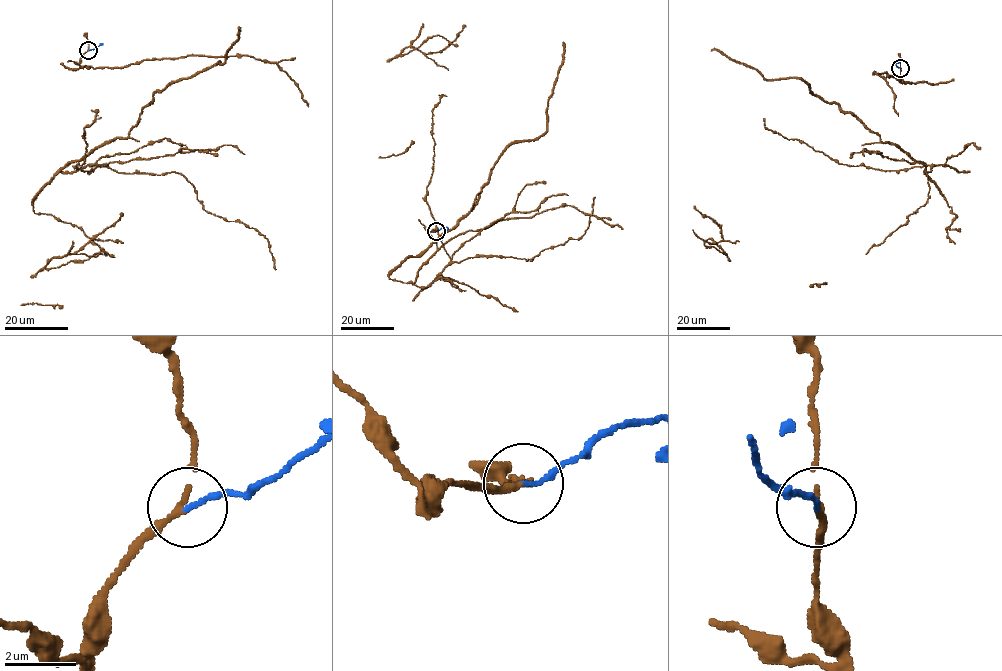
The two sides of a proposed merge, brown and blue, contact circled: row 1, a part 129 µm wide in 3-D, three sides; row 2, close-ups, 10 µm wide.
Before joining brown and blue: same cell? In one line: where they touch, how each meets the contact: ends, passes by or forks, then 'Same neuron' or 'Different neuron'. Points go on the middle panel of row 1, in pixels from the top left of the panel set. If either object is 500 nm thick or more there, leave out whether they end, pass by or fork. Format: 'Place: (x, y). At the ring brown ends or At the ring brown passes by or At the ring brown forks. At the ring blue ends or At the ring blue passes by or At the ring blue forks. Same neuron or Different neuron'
Place: (436, 231). At the ring brown passes by. At the ring blue ends. Different neuron

